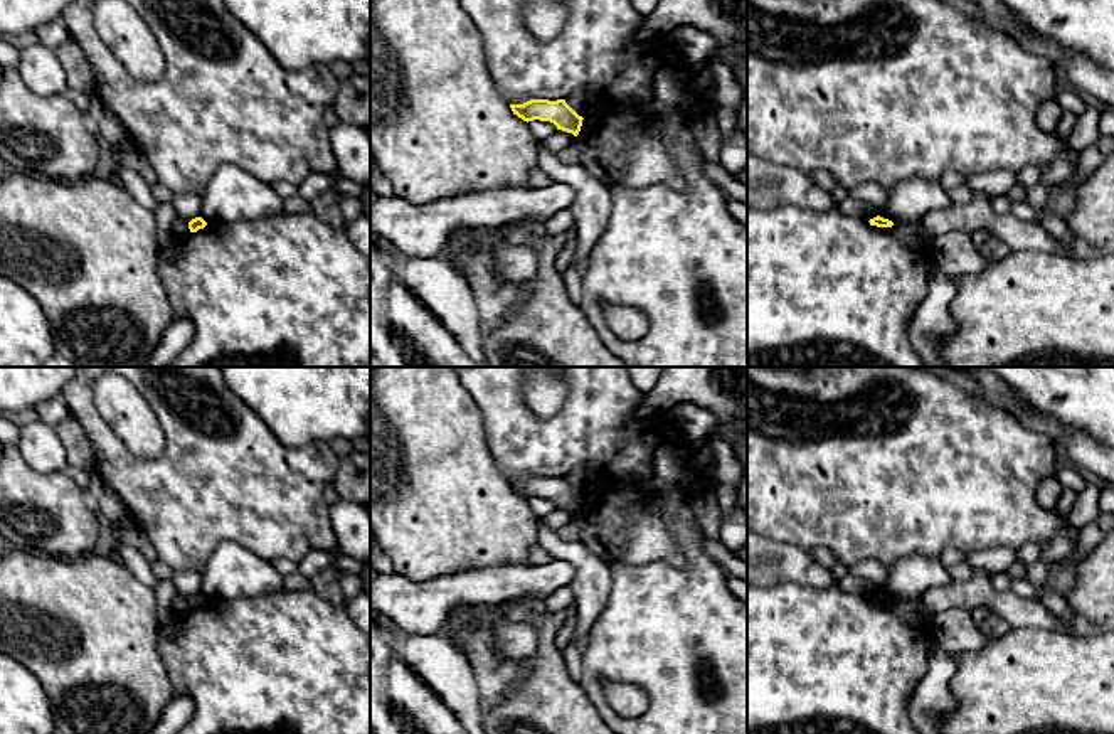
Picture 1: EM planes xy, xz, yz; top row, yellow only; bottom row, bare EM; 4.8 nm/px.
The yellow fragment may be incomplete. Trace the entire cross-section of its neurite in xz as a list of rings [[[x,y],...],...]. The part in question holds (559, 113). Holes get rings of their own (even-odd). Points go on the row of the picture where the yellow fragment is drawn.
[[[530,99],[523,104],[510,104],[513,114],[523,121],[550,121],[557,130],[579,135],[582,126],[582,116],[579,116],[565,99],[549,101],[549,99]]]

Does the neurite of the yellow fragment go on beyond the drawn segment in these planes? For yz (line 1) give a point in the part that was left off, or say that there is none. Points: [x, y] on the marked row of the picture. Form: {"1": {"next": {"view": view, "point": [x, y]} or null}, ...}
{"1": {"next": null}}

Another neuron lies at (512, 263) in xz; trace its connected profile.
[[[527,217],[507,222],[503,226],[485,227],[485,247],[491,258],[491,271],[503,283],[525,283],[537,274],[537,253],[530,246],[510,244],[505,241],[505,226],[527,227],[537,237],[544,237],[545,219]]]

